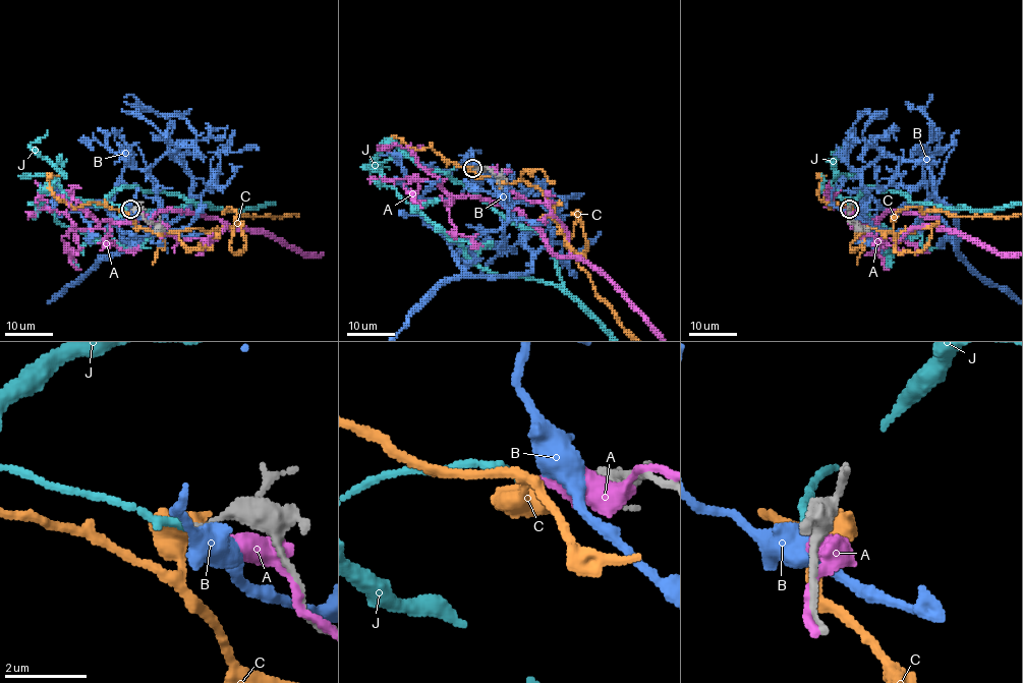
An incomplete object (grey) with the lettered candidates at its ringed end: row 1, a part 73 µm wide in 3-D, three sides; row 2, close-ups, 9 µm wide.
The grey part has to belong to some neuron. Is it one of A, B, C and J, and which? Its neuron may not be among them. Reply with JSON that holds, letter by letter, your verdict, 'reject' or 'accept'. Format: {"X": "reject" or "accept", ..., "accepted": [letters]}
{"A": "reject", "B": "reject", "C": "reject", "J": "accept", "accepted": ["J"]}

